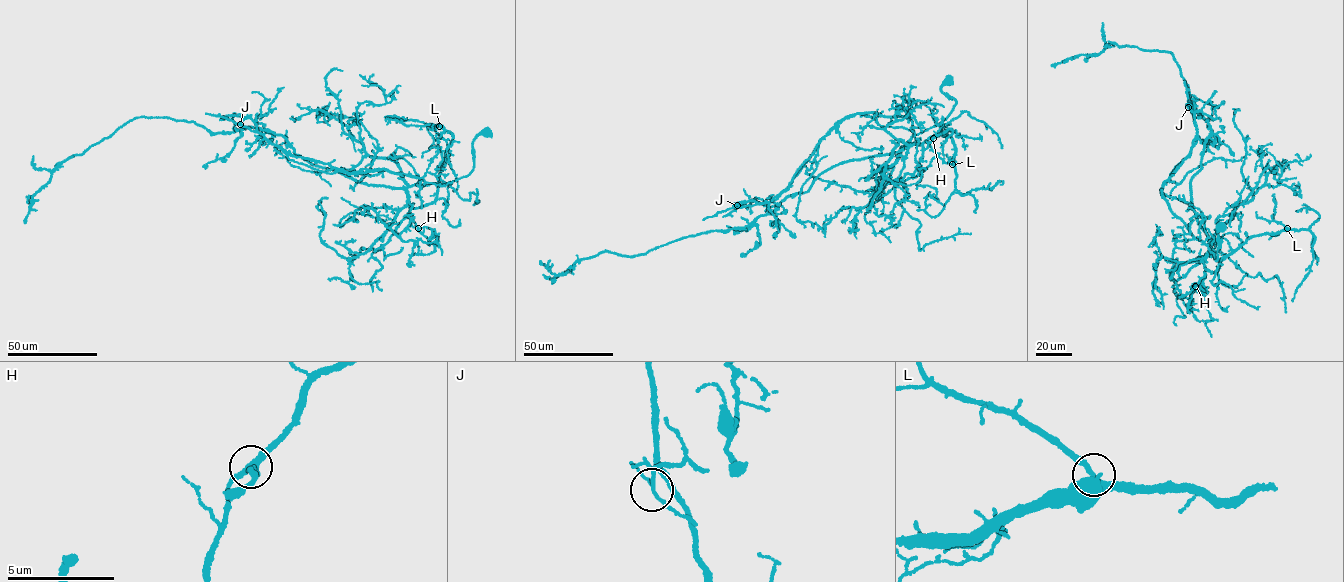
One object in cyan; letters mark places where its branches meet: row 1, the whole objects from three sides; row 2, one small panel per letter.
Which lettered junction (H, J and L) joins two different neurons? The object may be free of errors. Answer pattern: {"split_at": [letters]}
{"split_at": ["J"]}

